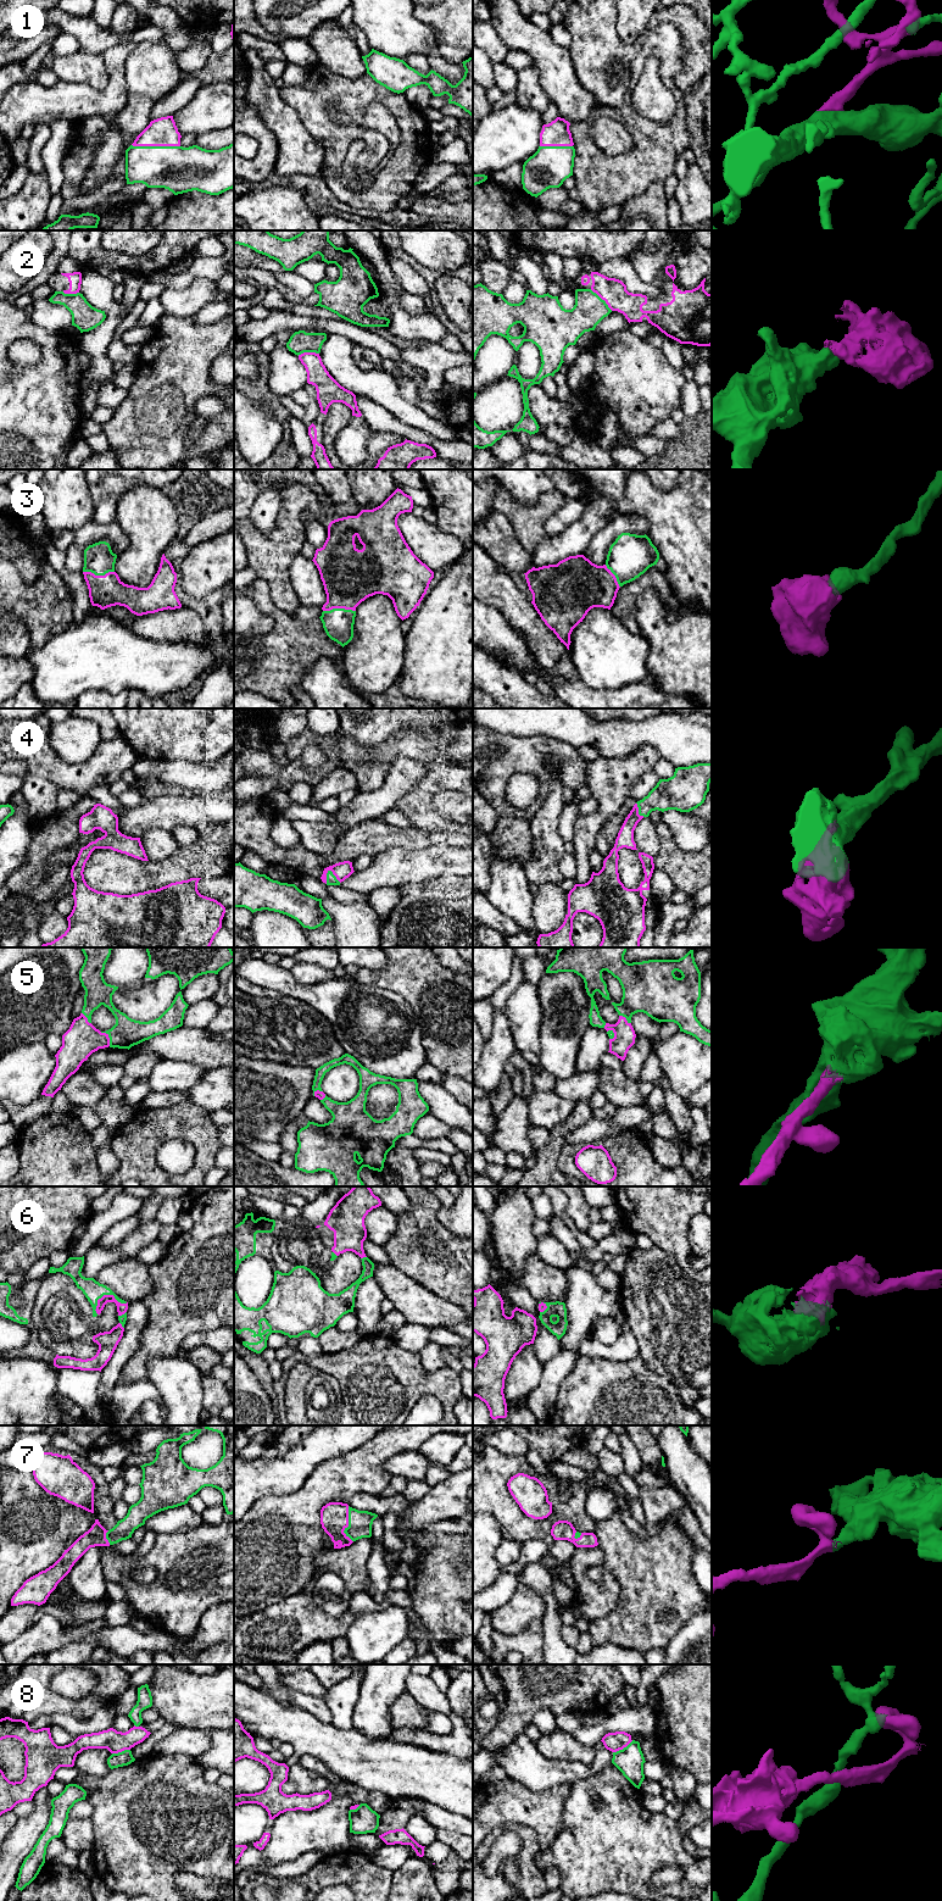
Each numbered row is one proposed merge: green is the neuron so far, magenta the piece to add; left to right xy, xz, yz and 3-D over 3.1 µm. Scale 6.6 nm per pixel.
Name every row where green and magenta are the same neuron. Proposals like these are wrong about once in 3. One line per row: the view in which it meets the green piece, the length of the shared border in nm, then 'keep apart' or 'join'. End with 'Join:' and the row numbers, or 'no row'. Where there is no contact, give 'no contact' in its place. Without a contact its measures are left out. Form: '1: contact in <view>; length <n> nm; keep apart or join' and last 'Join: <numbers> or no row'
1: contact in xy; length 320 nm; join
2: contact in yz; length 200 nm; keep apart
3: contact in xz; length 220 nm; join
4: contact in xz; length 120 nm; join
5: contact in xy; length 120 nm; join
6: contact in xy; length 220 nm; join
7: contact in xz; length 240 nm; join
8: contact in yz; length 160 nm; keep apart
Join: 1, 3, 4, 5, 6, 7

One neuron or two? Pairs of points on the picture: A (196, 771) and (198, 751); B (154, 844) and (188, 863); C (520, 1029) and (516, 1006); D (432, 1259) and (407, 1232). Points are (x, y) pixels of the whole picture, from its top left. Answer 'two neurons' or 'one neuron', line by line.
A: two neurons
B: two neurons
C: one neuron
D: one neuron

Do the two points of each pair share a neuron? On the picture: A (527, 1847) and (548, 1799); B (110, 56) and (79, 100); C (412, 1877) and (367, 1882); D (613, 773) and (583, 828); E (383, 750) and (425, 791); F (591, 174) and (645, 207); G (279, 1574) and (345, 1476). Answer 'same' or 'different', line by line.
A: different
B: same
C: different
D: same
E: same
F: different
G: same

